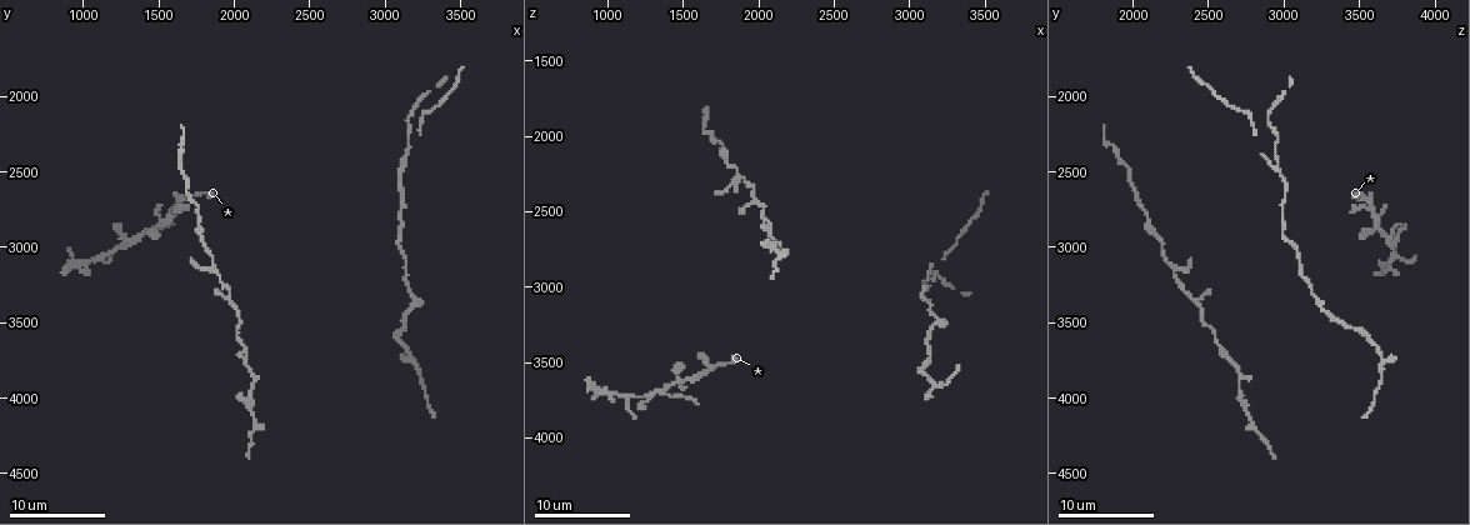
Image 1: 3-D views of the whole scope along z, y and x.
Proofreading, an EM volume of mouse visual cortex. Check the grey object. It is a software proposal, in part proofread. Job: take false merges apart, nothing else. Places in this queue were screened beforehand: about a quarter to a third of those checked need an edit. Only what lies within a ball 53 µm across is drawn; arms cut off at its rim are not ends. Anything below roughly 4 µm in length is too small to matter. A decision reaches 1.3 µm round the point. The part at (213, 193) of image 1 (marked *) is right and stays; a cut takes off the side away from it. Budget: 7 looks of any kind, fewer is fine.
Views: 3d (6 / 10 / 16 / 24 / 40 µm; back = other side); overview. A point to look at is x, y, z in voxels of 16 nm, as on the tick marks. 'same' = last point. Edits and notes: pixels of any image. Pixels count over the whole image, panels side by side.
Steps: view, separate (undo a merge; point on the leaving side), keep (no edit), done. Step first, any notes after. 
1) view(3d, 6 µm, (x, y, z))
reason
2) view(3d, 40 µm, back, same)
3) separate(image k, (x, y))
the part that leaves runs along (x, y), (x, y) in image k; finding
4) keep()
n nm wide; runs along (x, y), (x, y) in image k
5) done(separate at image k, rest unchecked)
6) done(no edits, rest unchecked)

view(3d, 16 µm, (1620, 2740, 3580))
three arms meet

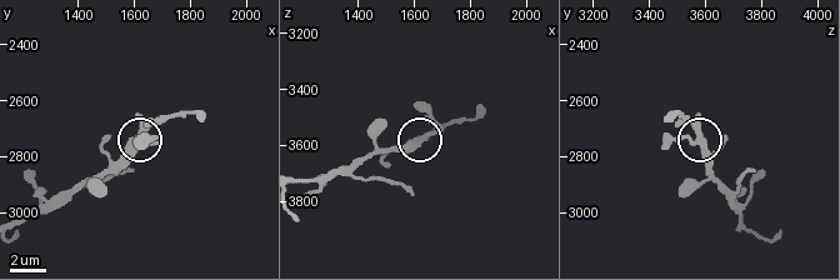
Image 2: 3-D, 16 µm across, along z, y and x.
keep()
350 nm wide; runs along (205, 111), (161, 118), (100, 178) in image 2; continuous, no second neuron

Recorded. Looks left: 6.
view(3d, 16 µm, (1980, 3360, 2420))
three-way junction

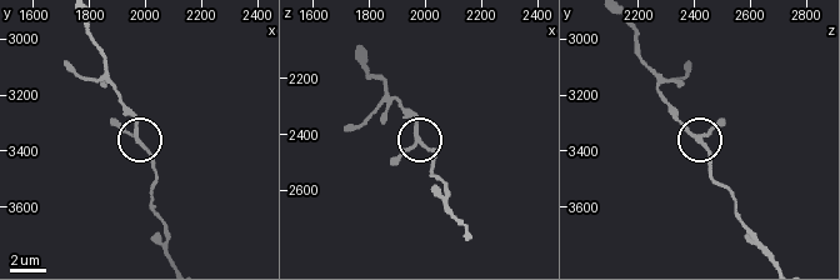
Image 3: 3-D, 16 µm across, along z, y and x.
view(3d, 6 µm, (1970, 3360, 2400))

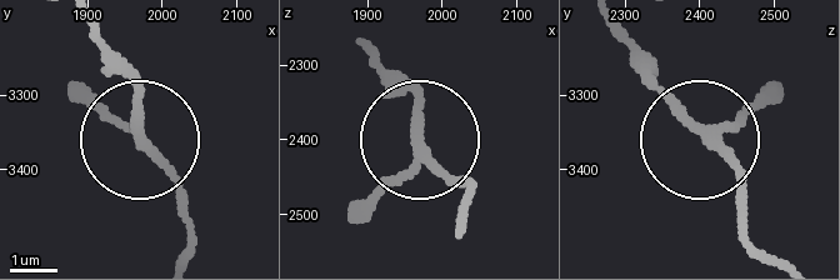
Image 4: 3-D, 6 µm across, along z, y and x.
keep()
190 nm wide; all the same neuron

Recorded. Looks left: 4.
view(3d, 6 µm, (1840, 3120, 2280))
four arms meet

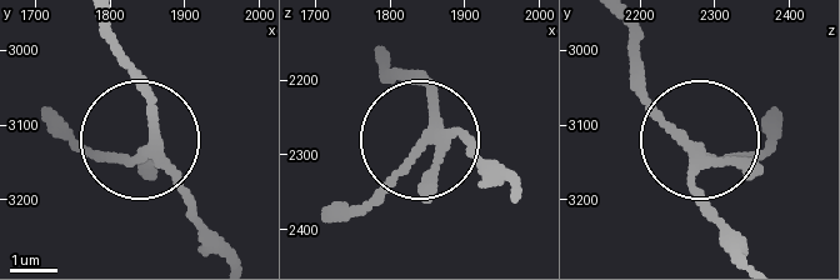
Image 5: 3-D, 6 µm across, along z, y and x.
keep()
one neuron here

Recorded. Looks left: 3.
done(no edits, rest unchecked)

